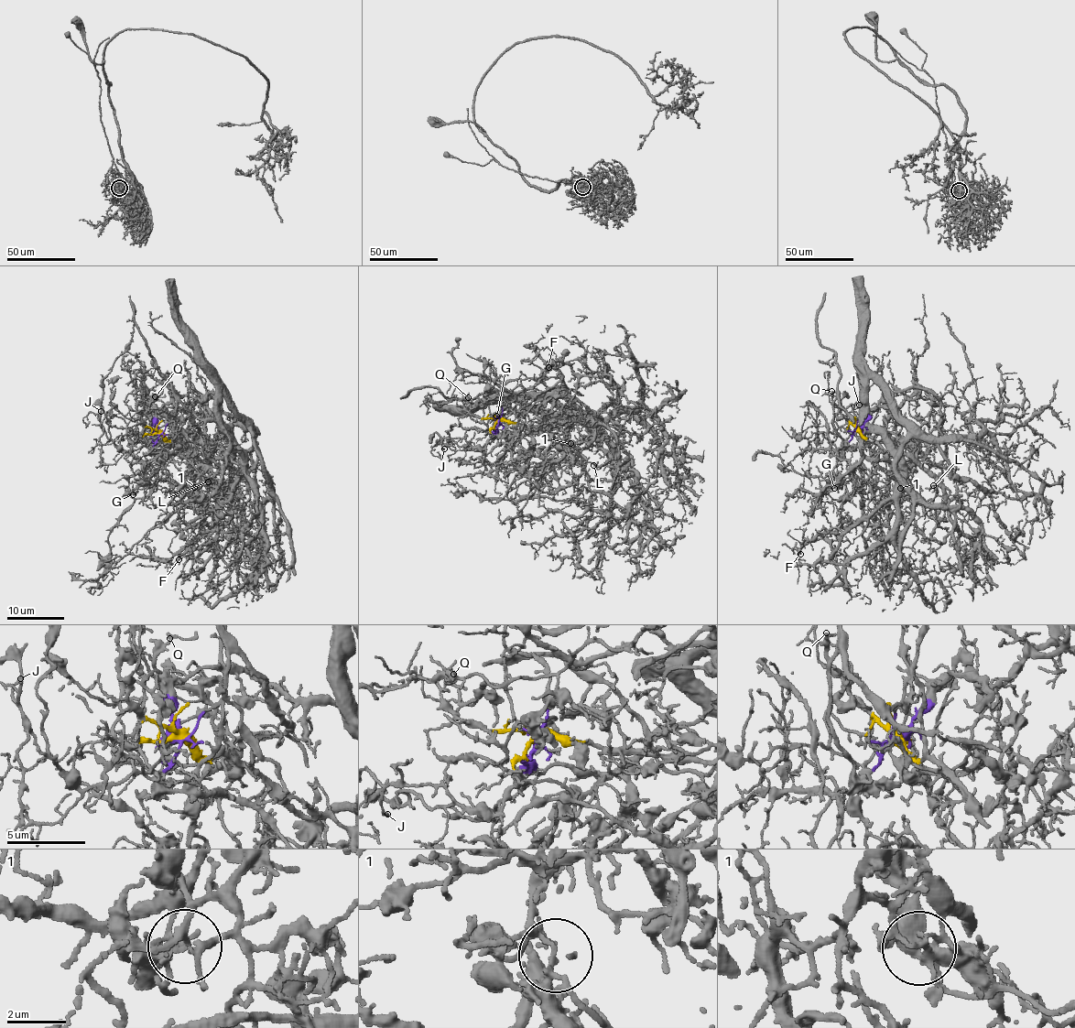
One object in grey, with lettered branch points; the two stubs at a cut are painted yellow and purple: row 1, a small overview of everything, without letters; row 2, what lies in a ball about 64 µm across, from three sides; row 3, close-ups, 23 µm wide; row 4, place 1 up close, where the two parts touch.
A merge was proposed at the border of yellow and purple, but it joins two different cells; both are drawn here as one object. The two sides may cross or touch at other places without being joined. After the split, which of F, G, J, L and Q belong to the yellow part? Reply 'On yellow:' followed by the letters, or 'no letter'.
On yellow: F

